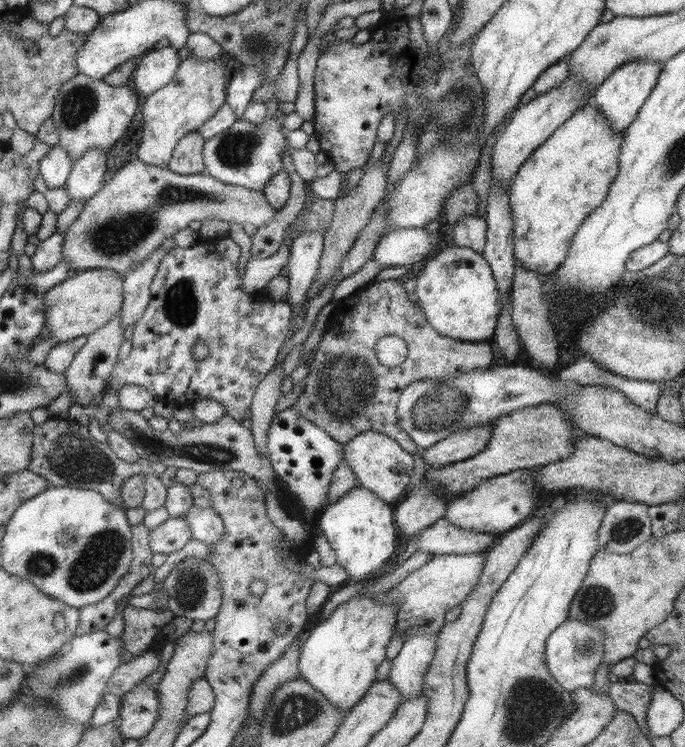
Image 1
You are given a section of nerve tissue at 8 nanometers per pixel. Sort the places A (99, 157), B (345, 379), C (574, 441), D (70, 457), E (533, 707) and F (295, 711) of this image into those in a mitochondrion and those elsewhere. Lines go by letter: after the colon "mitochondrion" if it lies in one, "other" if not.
A: other
B: mitochondrion
C: other
D: mitochondrion
E: mitochondrion
F: mitochondrion

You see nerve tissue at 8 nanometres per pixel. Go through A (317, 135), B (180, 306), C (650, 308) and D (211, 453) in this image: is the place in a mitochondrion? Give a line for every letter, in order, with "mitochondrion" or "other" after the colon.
A: other
B: mitochondrion
C: mitochondrion
D: mitochondrion

